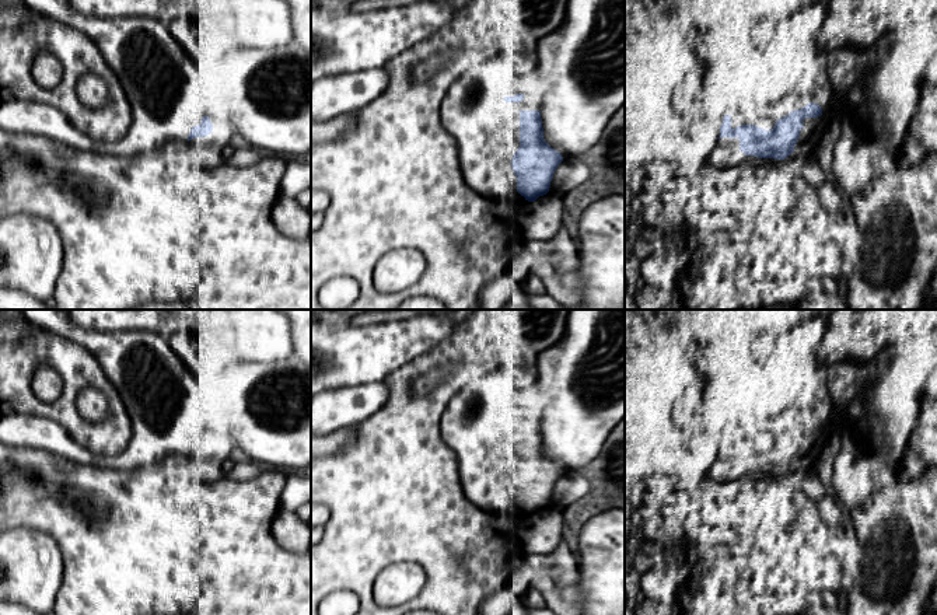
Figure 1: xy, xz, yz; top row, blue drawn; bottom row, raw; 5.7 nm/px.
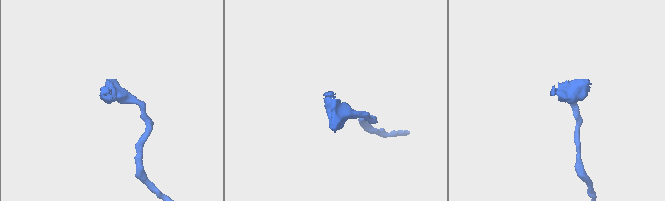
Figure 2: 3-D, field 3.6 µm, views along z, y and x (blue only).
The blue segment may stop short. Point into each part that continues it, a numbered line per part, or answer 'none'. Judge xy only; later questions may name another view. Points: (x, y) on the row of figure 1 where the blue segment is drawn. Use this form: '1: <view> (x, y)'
1: xy (161, 81)

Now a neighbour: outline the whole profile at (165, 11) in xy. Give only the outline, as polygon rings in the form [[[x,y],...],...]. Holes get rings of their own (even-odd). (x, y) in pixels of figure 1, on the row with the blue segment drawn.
[[[70,0],[70,4],[83,15],[102,20],[143,15],[165,25],[193,14],[192,0]]]

